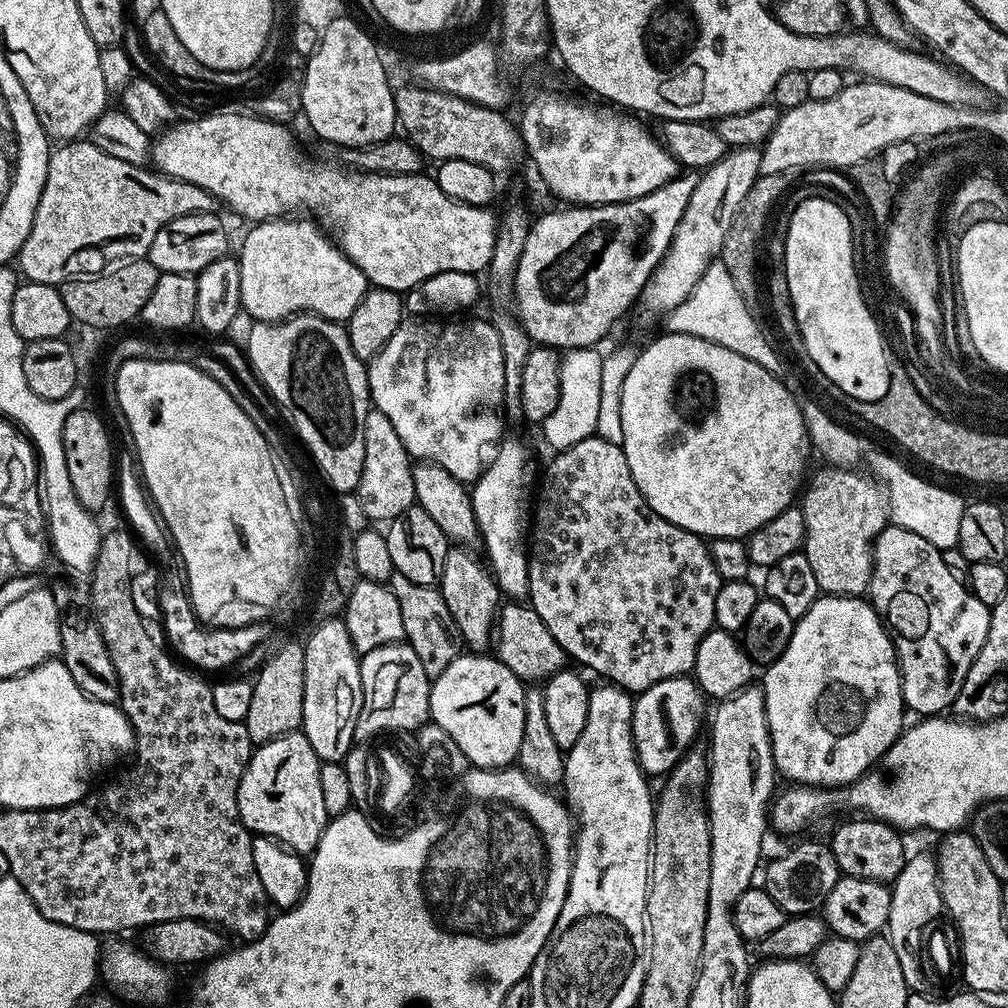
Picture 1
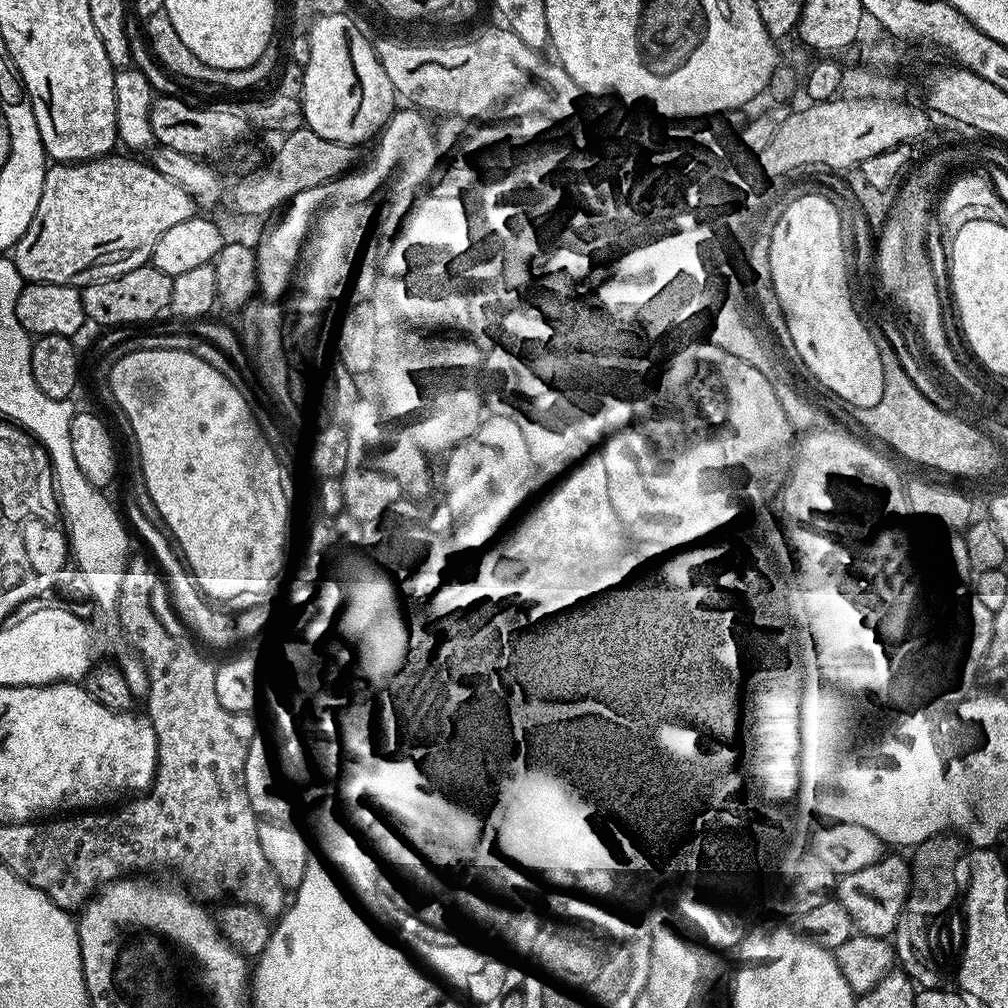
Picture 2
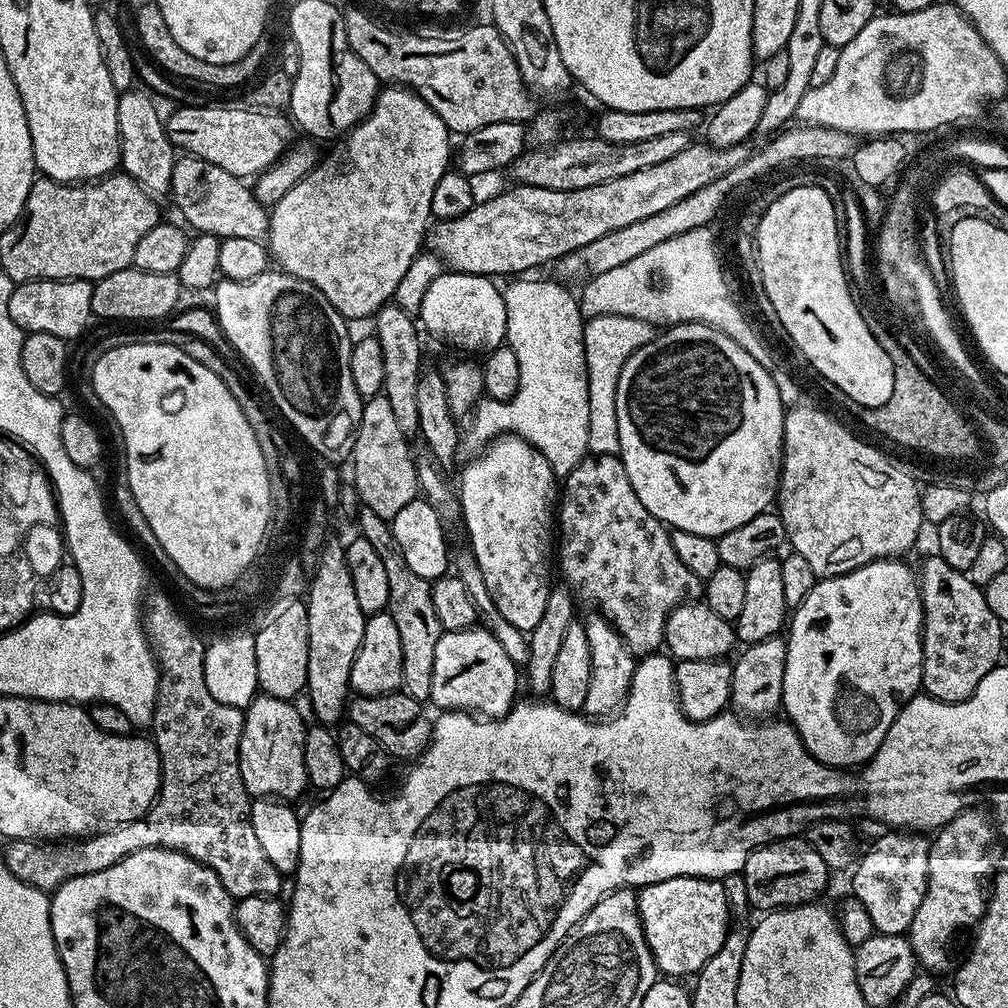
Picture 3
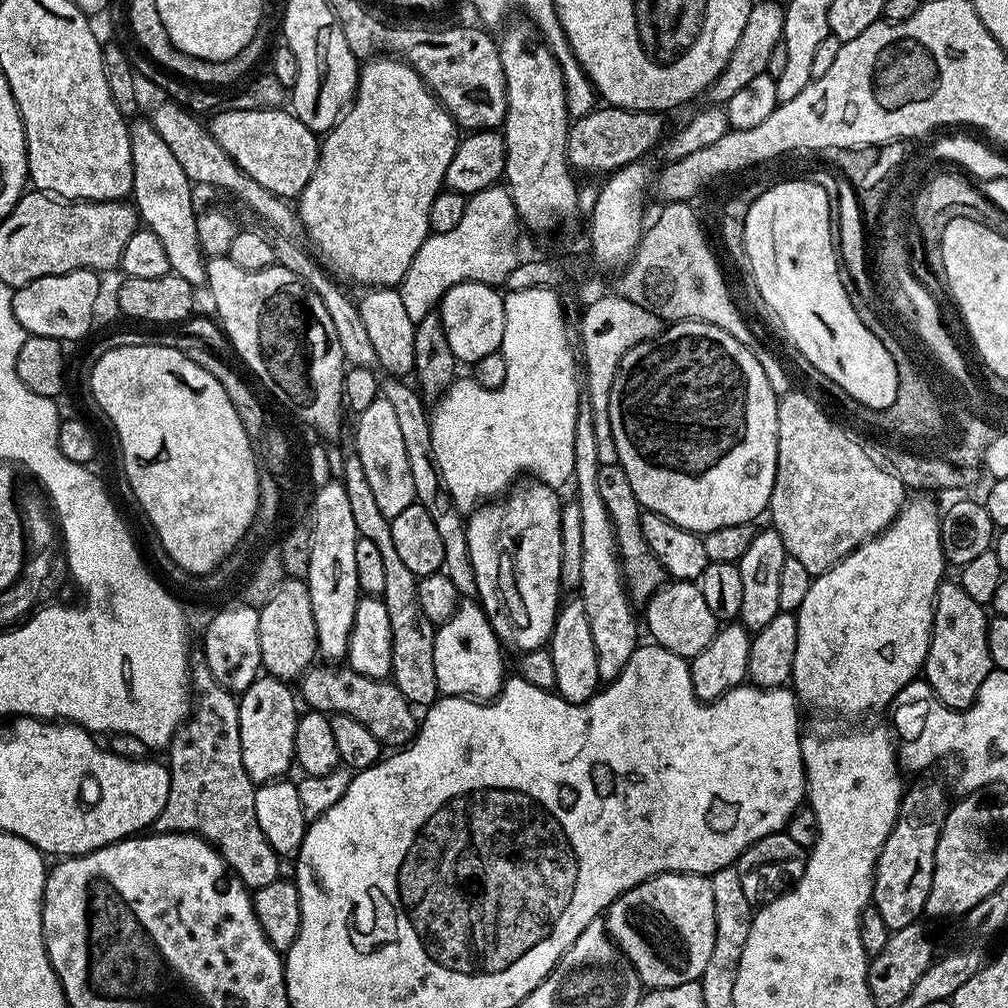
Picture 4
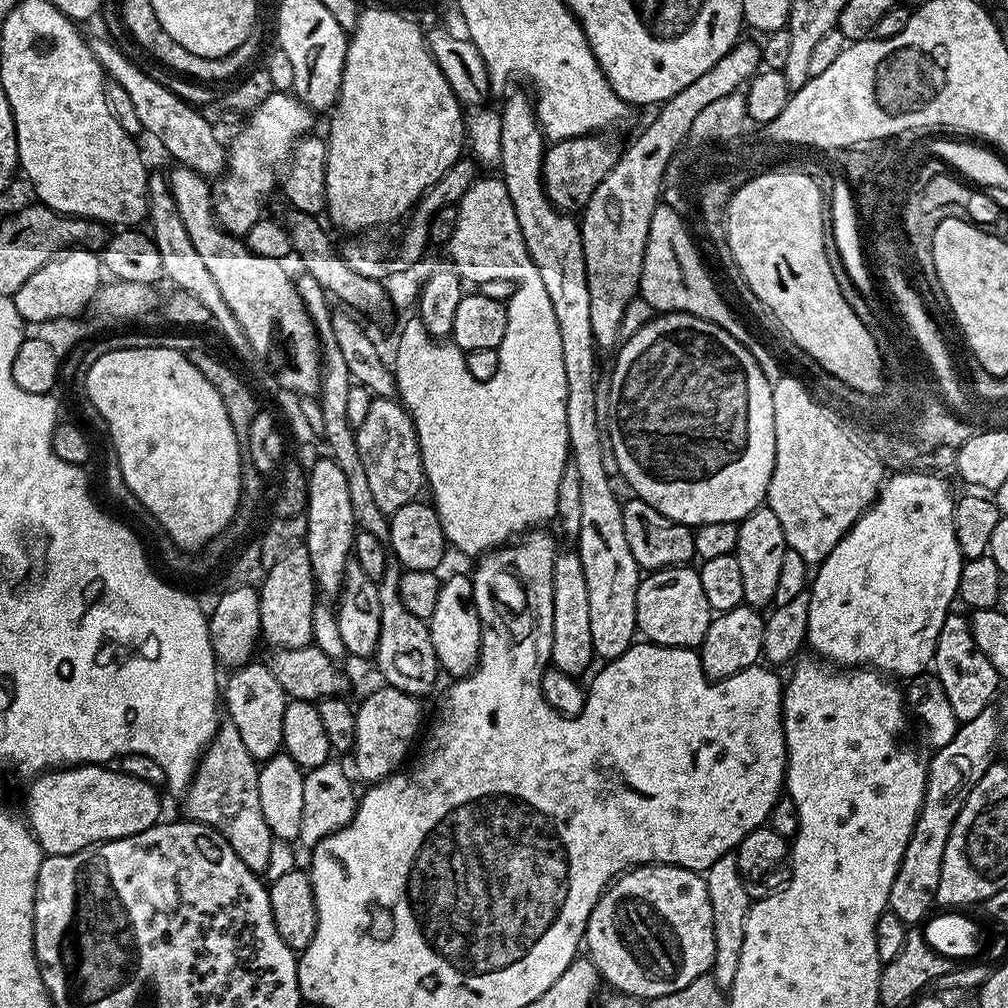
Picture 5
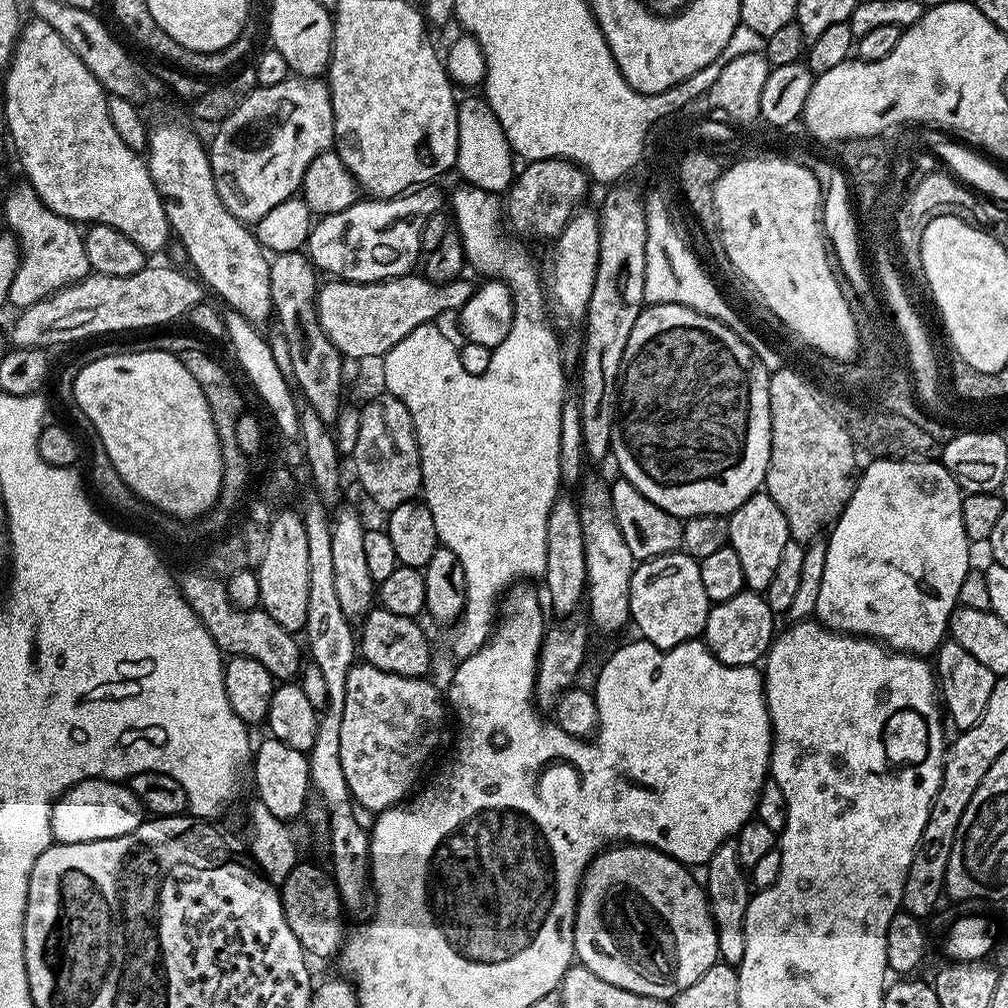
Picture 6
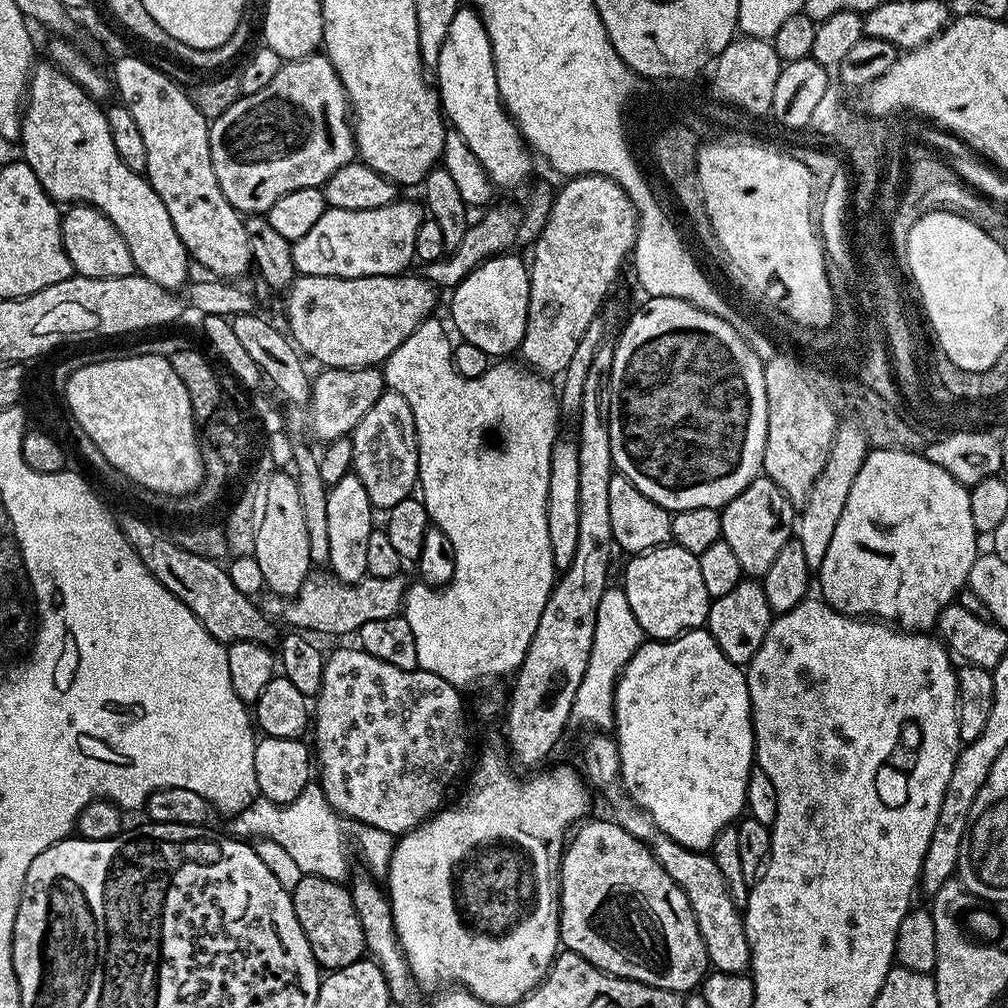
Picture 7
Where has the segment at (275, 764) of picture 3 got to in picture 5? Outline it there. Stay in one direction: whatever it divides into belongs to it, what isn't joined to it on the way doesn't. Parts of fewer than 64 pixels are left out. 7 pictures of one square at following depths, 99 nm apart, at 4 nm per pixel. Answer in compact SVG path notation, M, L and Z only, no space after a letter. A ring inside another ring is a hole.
M249 662L231 673L228 685L223 685L222 700L228 703L227 719L238 726L238 734L242 738L246 750L257 762L263 762L277 755L283 749L282 714L286 710L289 696L278 686L278 678L270 674L263 662Z

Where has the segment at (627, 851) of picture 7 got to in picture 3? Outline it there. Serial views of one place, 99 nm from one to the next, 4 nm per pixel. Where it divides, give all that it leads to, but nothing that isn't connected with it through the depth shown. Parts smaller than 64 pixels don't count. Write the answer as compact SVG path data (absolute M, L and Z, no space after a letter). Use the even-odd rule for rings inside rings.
M700 876L670 878L643 885L636 898L636 912L640 916L640 925L656 967L668 978L691 977L699 972L710 958L714 958L714 954L718 954L718 950L722 950L722 942L726 942L726 934L730 930L730 909L723 883L718 880L704 880Z

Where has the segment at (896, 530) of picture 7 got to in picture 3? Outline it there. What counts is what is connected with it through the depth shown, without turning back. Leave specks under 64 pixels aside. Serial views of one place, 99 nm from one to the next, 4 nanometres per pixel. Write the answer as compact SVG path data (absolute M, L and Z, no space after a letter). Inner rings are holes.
M900 558L875 560L853 572L841 576L830 576L817 579L813 588L805 596L790 616L786 628L788 649L786 650L786 678L784 679L783 711L787 719L796 728L805 748L815 760L827 764L837 770L851 769L851 764L863 765L872 759L872 755L882 746L882 738L886 738L886 730L894 722L903 705L907 704L921 691L924 683L924 603L920 597L920 581L917 573Z

